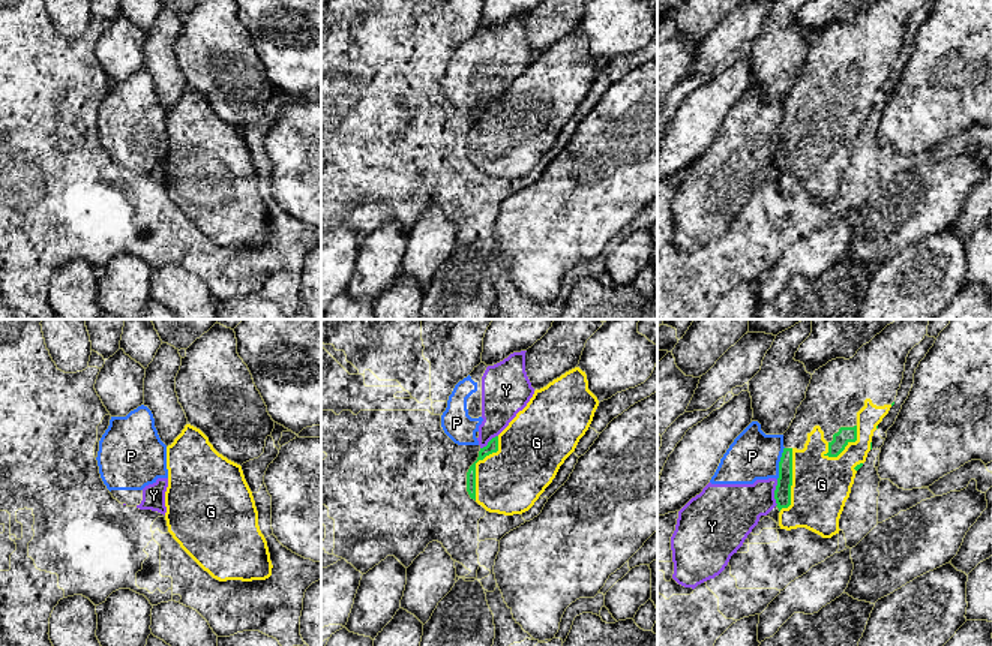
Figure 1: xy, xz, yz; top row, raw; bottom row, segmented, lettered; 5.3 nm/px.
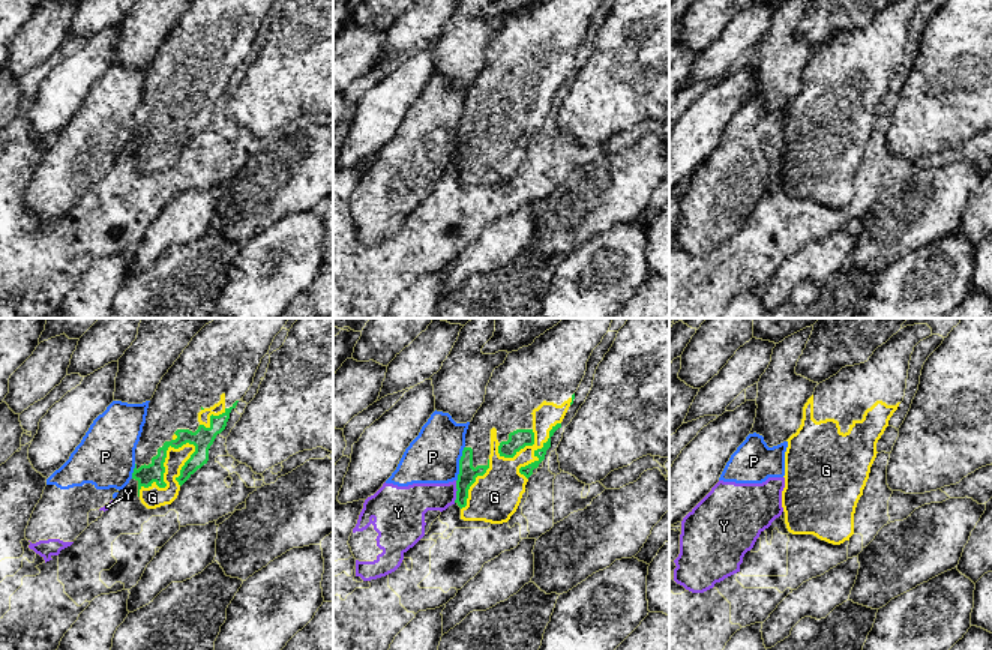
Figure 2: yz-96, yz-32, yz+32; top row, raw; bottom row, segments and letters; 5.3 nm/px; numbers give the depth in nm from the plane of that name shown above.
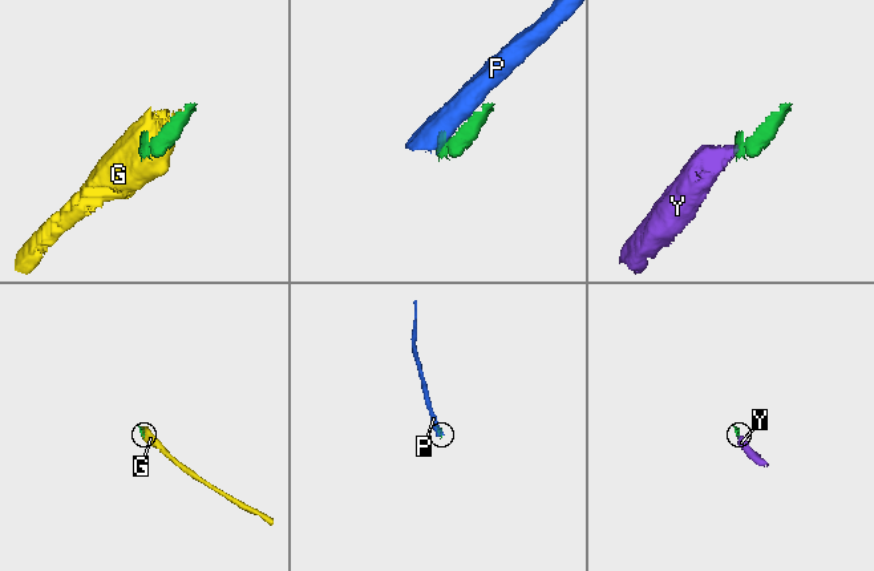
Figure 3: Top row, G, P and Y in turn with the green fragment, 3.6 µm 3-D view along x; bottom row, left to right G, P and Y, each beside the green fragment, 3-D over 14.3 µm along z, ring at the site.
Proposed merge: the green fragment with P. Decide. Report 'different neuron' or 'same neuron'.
different neuron

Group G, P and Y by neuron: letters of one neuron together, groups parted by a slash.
G / P Y

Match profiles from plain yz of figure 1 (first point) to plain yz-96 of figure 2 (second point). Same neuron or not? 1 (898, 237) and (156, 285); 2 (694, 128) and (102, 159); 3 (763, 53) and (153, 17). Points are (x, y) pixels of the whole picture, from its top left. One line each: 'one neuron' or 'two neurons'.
1: two neurons
2: two neurons
3: one neuron

